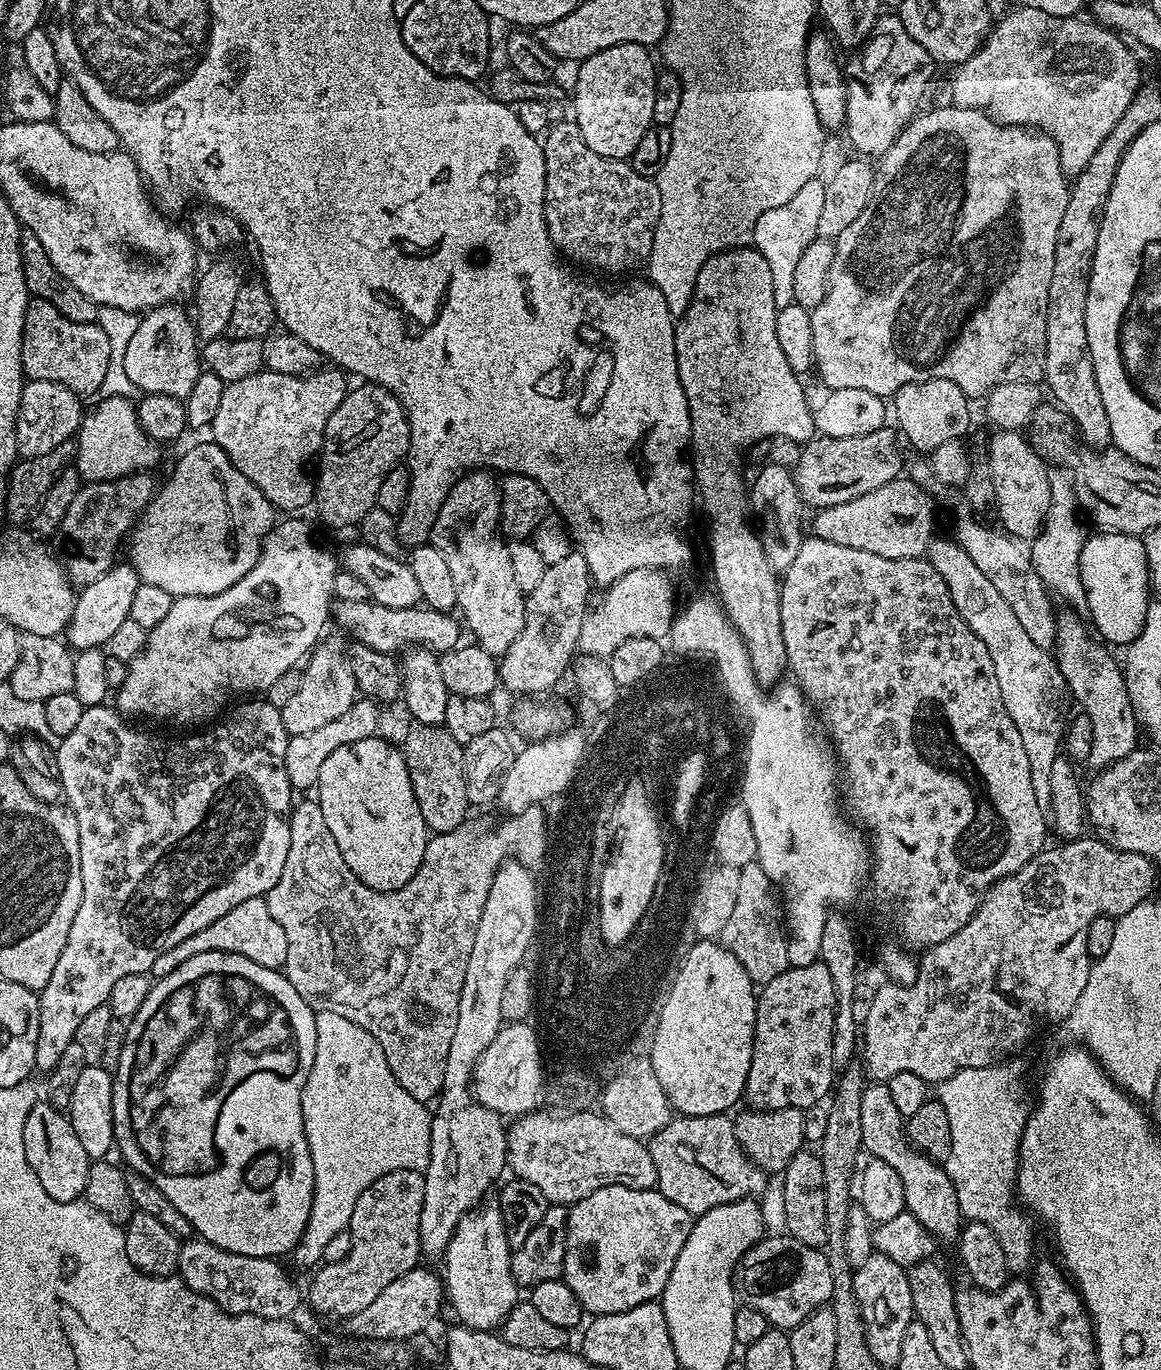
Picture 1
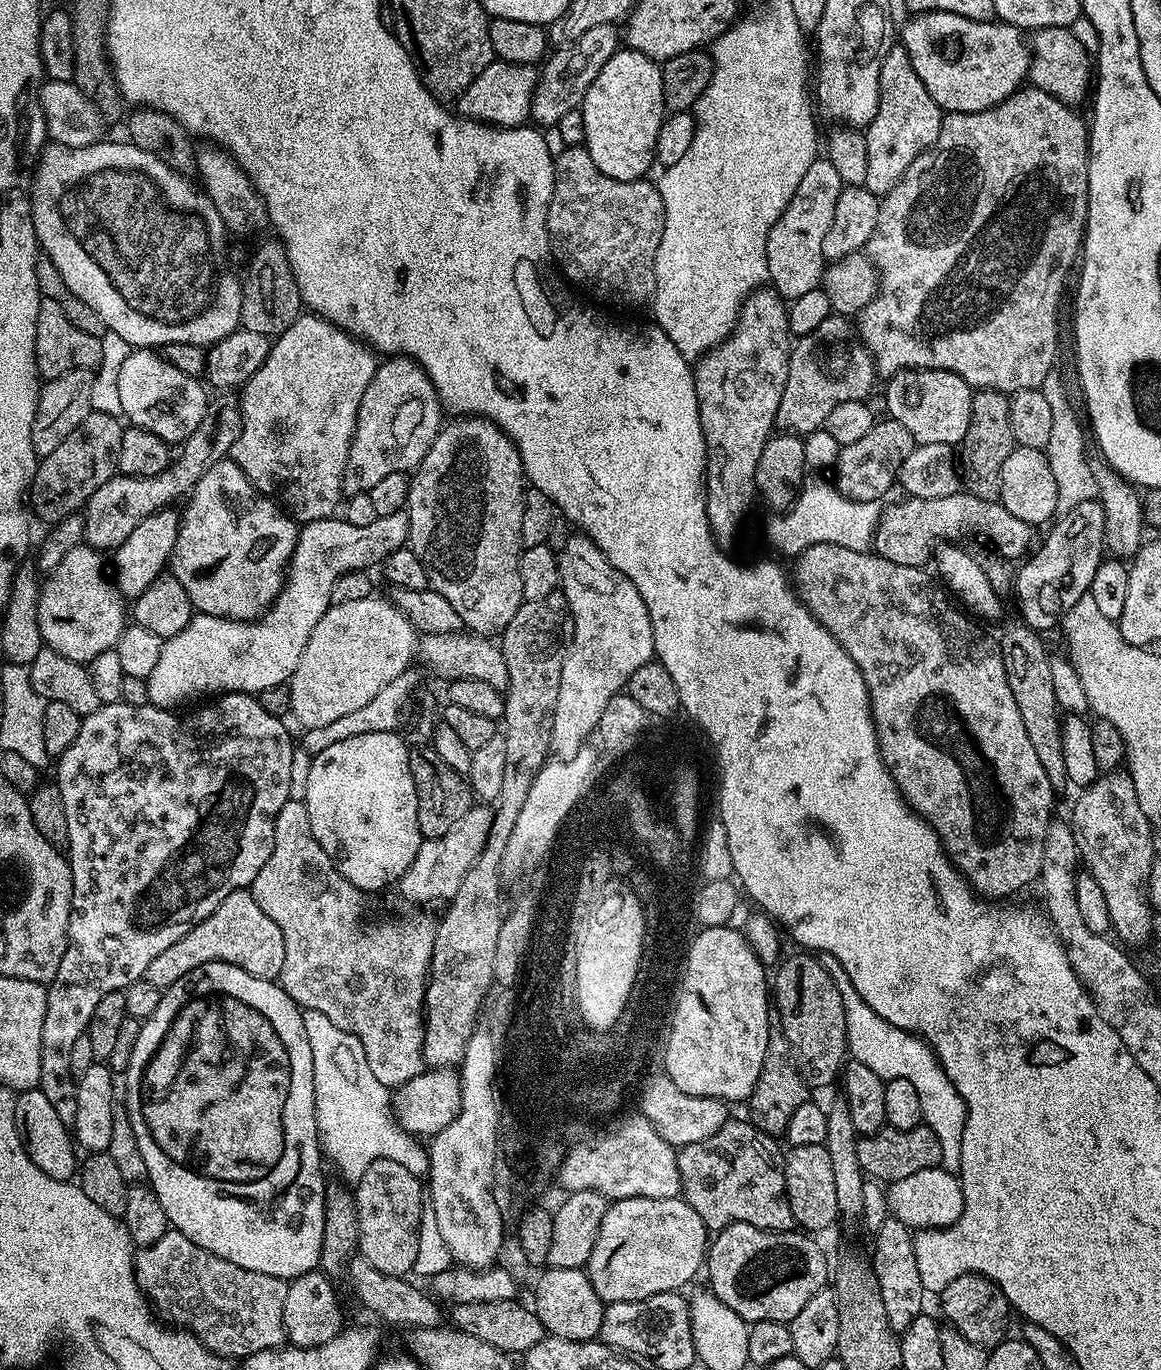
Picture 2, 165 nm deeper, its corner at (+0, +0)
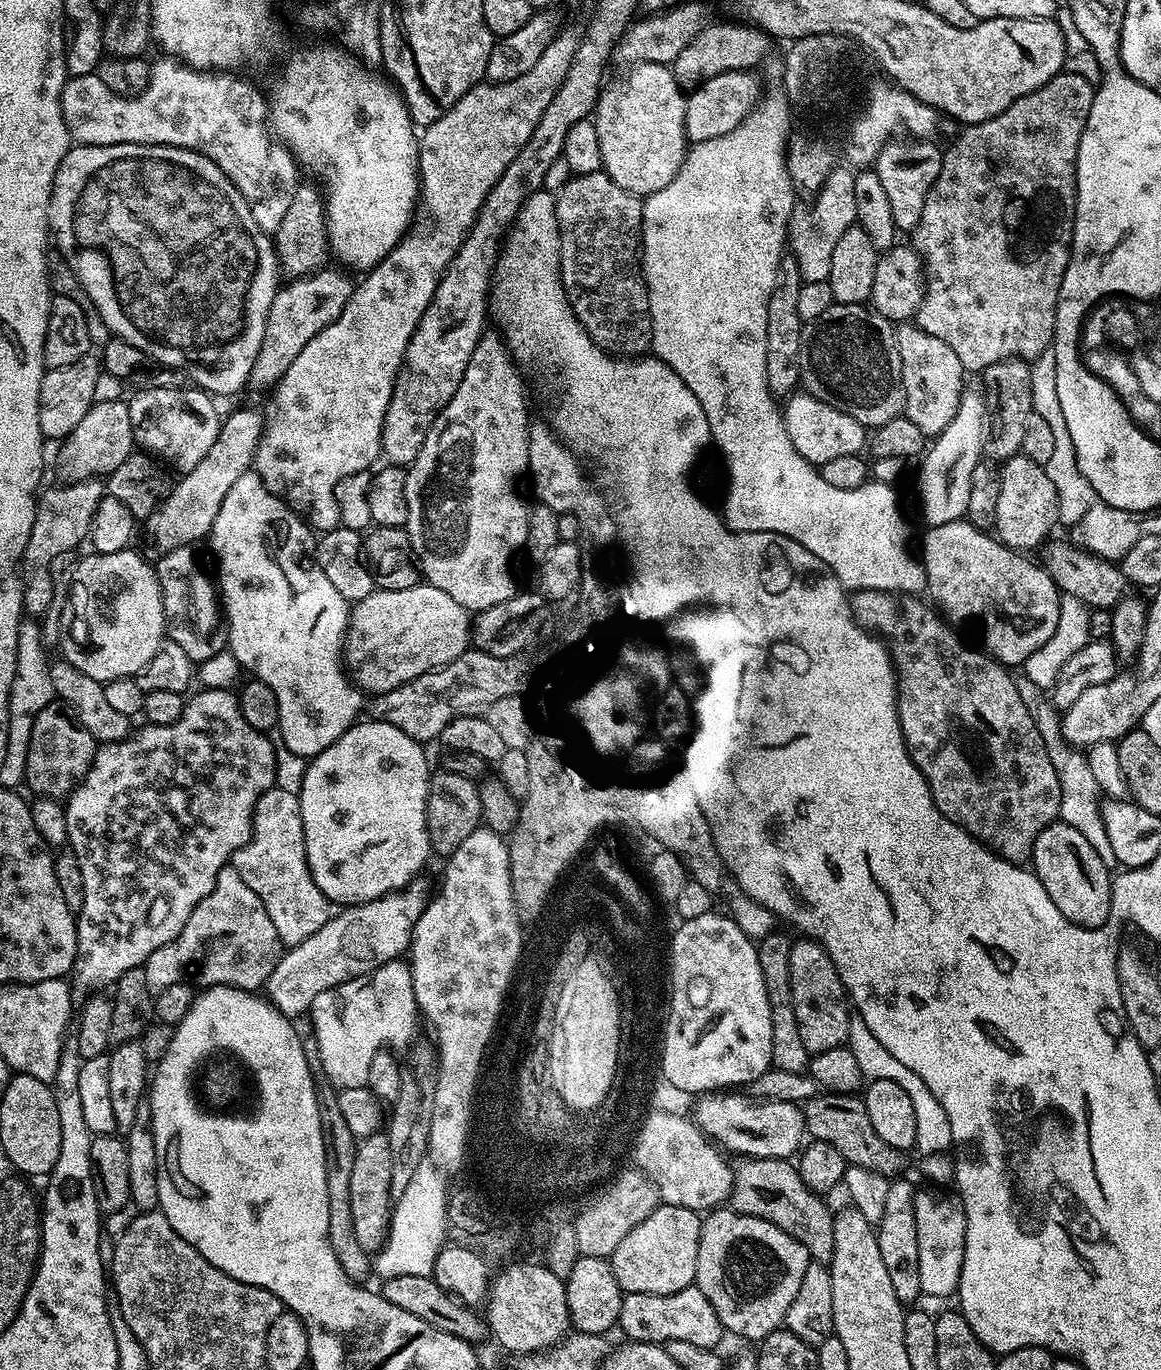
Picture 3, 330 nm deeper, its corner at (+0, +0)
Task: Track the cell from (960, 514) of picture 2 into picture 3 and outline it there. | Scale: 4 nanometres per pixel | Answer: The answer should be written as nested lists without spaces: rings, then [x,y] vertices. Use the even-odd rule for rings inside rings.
[[[1049,538],[1038,548],[1038,564],[1055,580],[1065,597],[1080,601],[1092,610],[1111,610],[1125,595],[1126,577],[1113,561],[1103,560],[1101,556],[1081,548],[1071,539],[1055,540]]]

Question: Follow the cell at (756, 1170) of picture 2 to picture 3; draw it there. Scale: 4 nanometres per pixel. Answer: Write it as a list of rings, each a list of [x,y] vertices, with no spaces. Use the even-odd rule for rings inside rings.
[[[745,1156],[732,1171],[730,1207],[744,1216],[762,1218],[778,1230],[790,1234],[802,1246],[806,1246],[809,1257],[815,1263],[831,1265],[834,1254],[833,1209],[823,1204],[821,1197],[809,1191],[802,1182],[799,1167],[791,1159],[767,1160],[757,1156]]]

